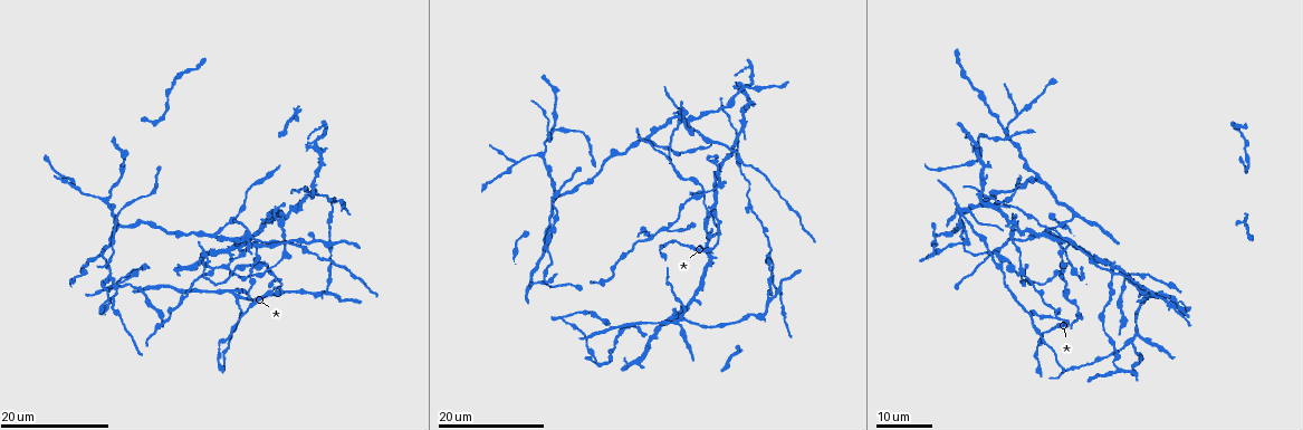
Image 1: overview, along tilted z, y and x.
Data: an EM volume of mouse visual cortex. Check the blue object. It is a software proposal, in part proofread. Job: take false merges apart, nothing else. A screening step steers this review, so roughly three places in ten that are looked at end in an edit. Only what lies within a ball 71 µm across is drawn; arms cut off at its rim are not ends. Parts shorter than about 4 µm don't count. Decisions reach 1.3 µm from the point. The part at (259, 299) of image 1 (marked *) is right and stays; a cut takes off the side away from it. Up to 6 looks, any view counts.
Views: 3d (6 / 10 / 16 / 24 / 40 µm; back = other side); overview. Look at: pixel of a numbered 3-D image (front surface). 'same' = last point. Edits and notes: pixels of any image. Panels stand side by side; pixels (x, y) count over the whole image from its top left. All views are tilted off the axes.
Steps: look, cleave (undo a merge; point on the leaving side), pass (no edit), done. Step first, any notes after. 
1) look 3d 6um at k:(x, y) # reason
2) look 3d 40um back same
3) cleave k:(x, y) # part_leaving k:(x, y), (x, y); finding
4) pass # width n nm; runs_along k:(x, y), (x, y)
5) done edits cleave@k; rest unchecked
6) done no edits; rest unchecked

look 3d 16um at 1:(236, 264)

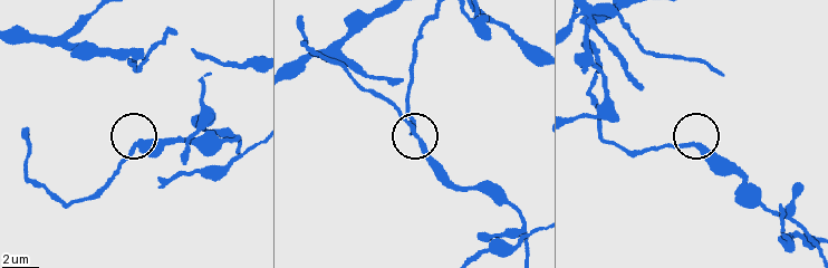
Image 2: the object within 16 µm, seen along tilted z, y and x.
look 3d 6um at 2:(421, 144)

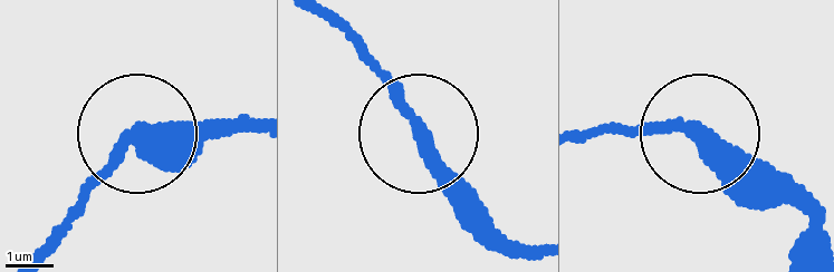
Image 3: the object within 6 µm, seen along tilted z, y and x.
look 3d 6um back at 3:(422, 131) # from behind

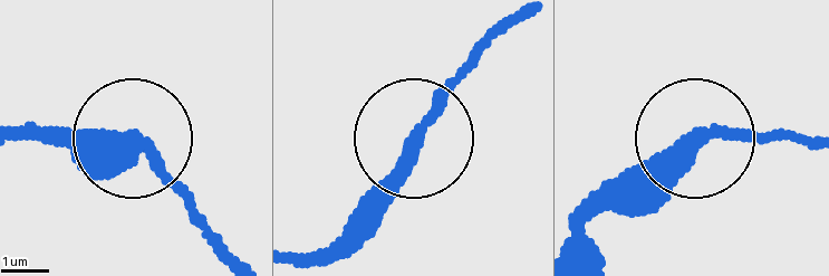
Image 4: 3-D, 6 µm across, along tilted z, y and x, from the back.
pass # side_arm 15 um; runs_along 4:(298, 257), (334, 236), (435, 88), (487, 38); all the same neuron

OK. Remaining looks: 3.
look 3d 16um at 1:(679, 116) # small branch off a trunk

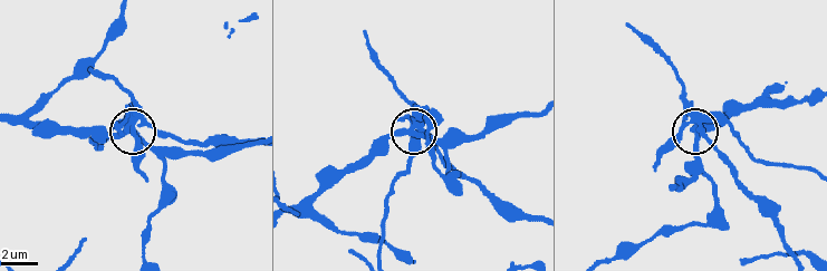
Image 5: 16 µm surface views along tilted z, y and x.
look 3d 6um at 5:(415, 132) # closer look

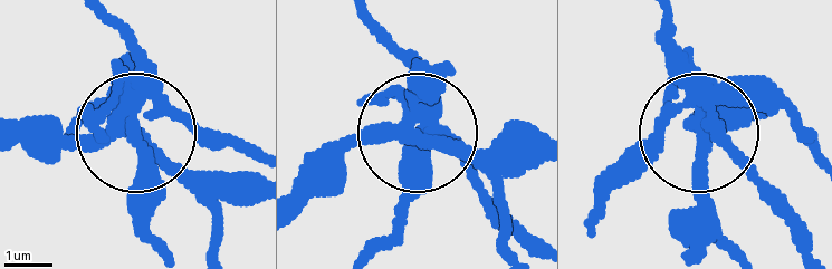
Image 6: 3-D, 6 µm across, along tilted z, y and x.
cleave 6:(139, 57) # width 290 nm; two neurons meet here

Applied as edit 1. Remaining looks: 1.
done edits cleave@6; rest unchecked

